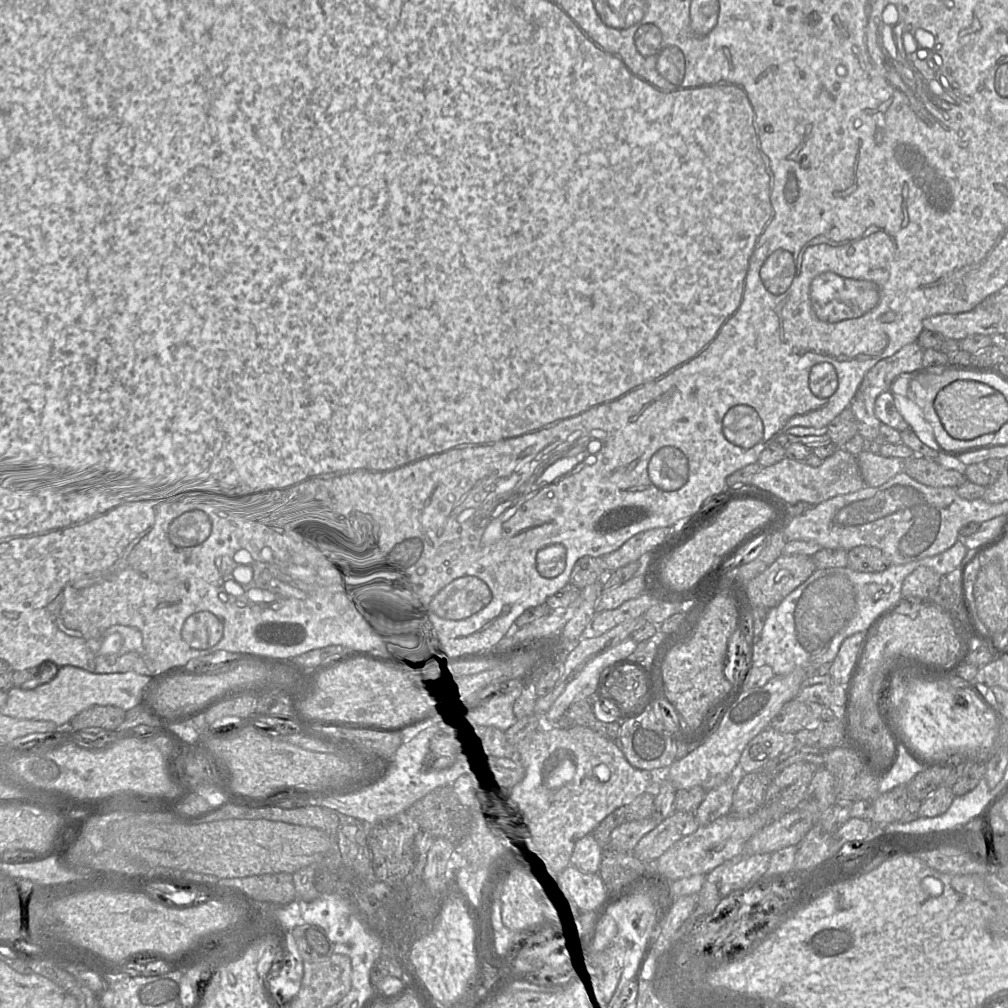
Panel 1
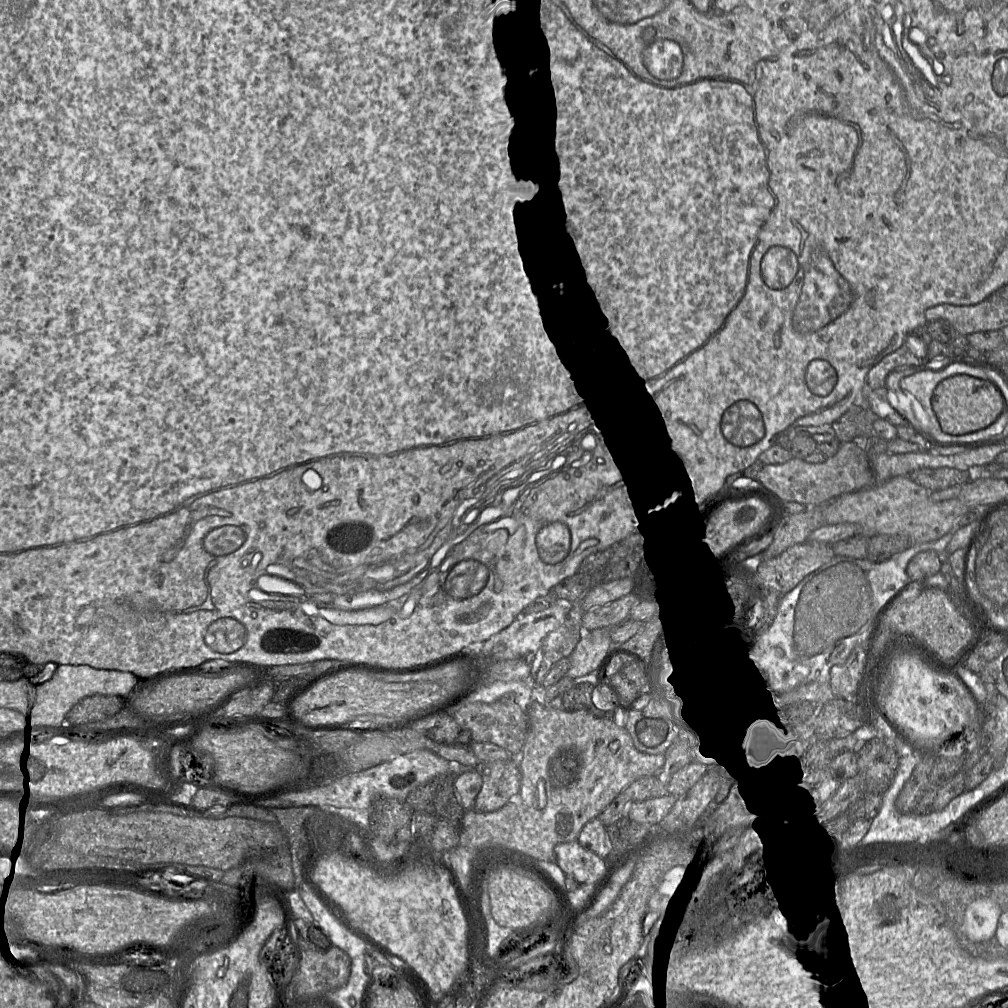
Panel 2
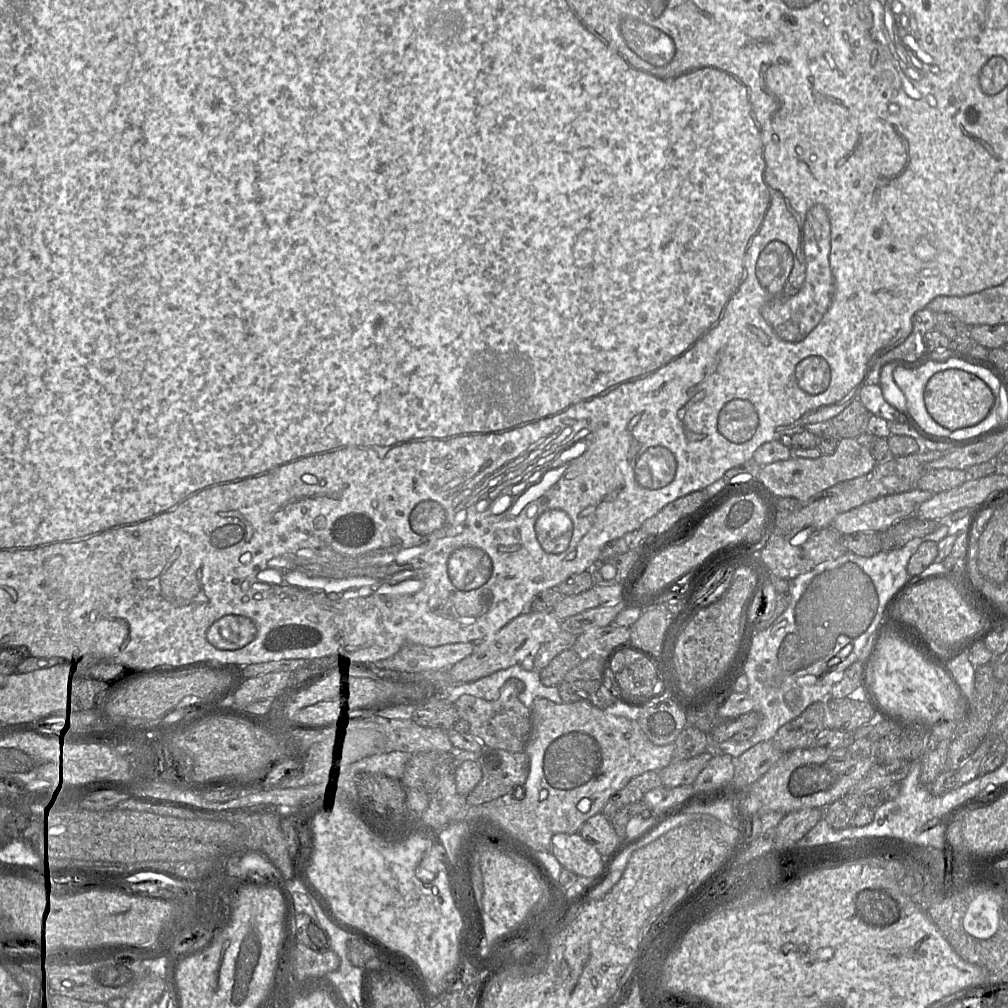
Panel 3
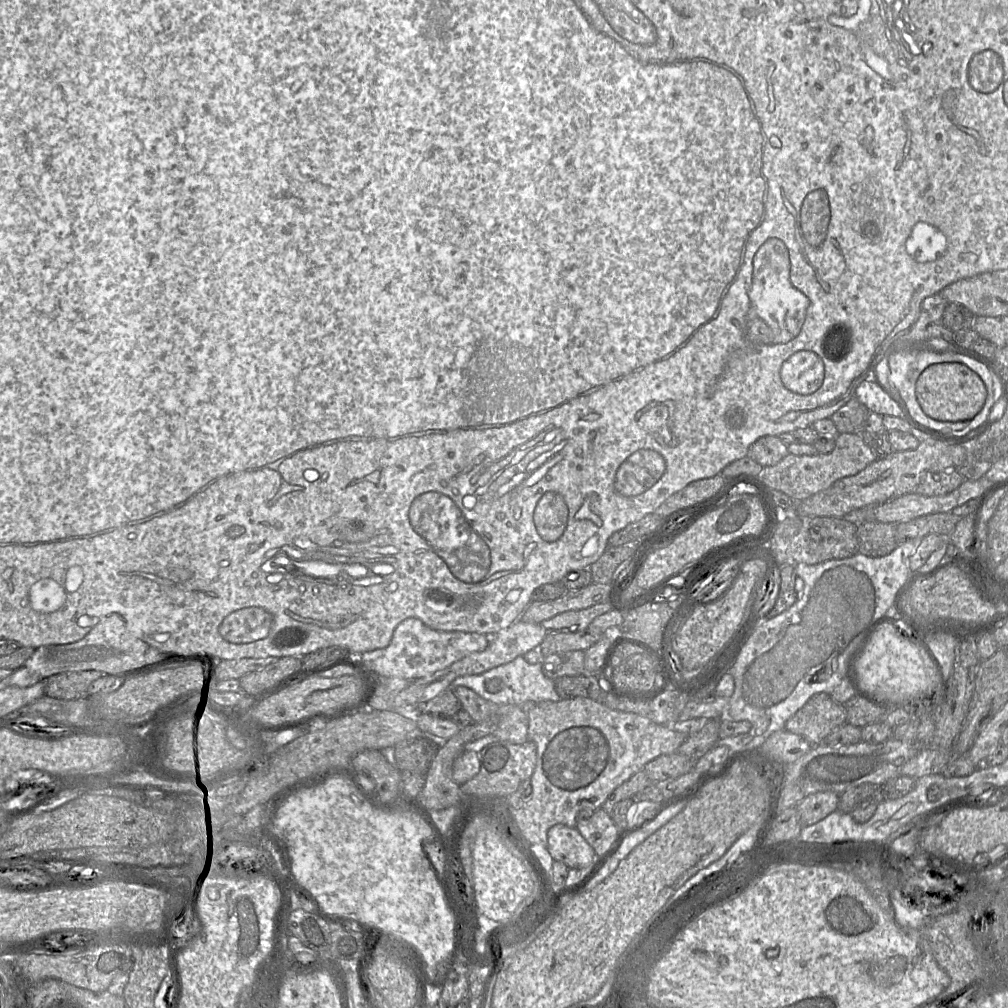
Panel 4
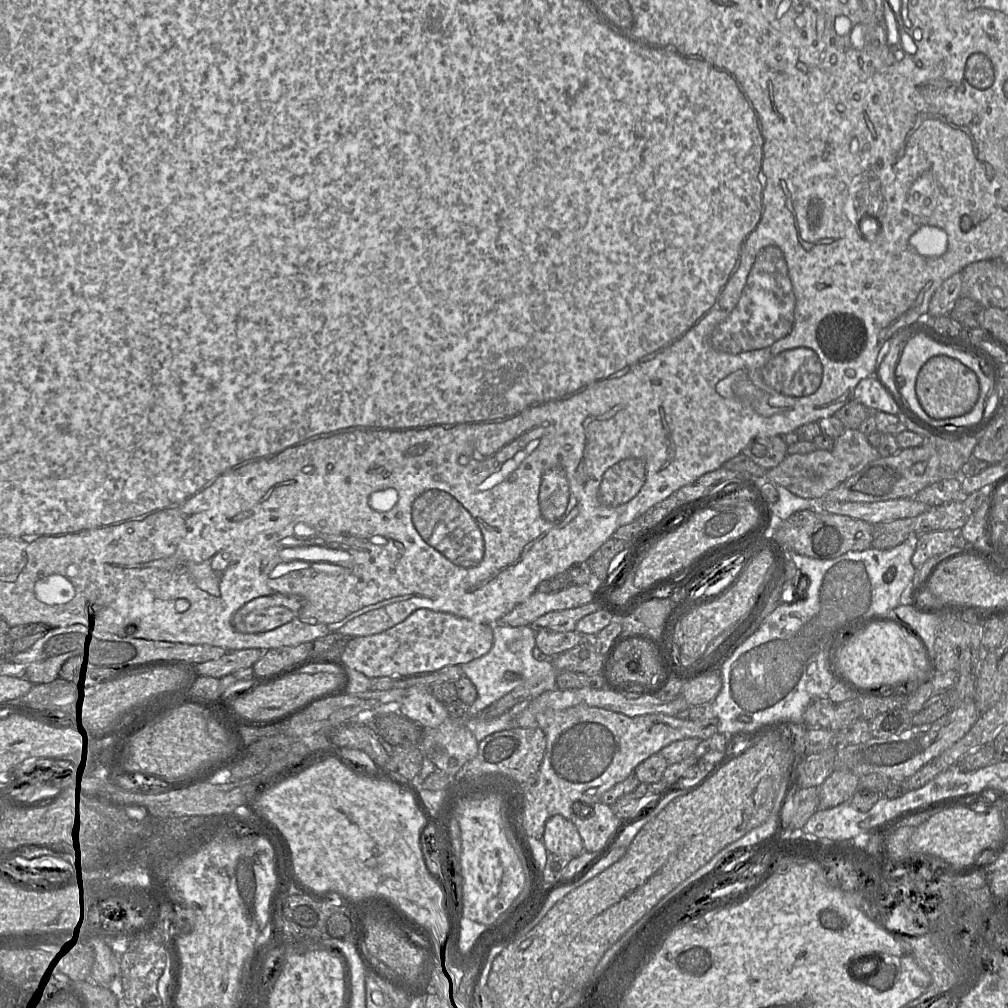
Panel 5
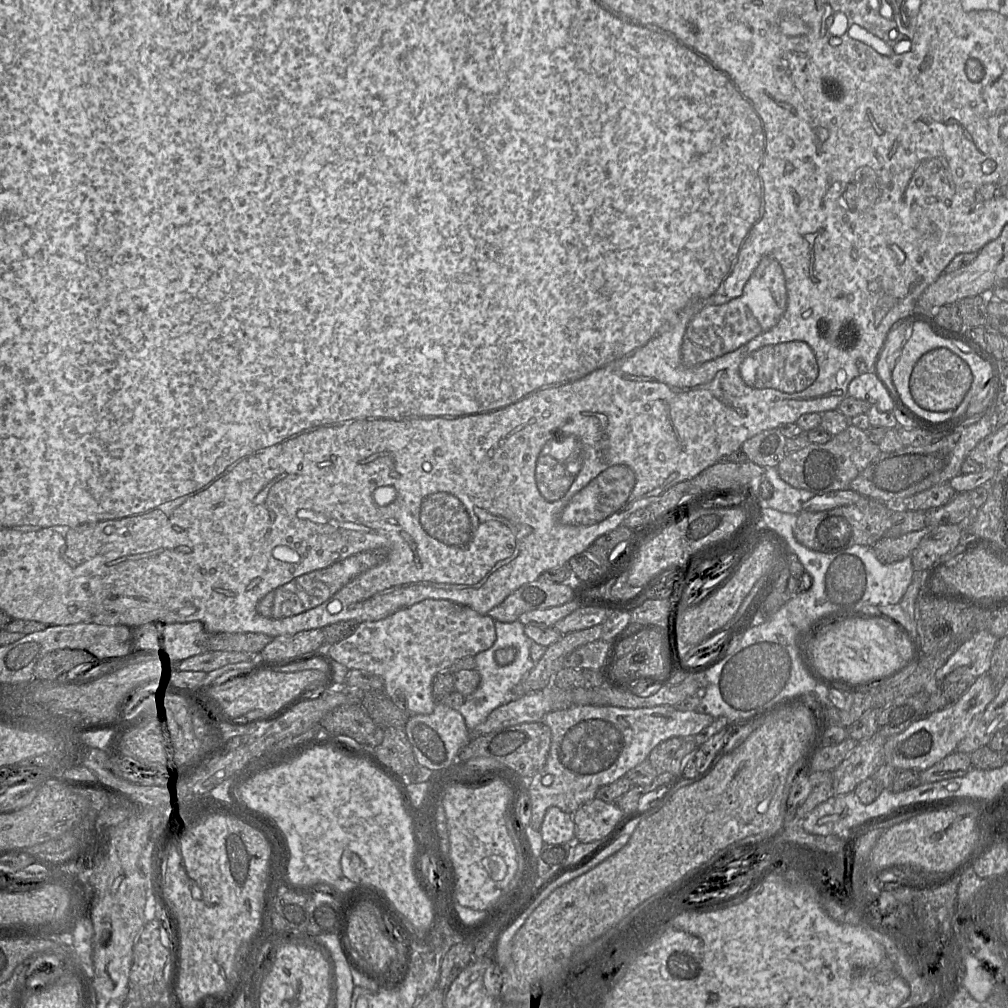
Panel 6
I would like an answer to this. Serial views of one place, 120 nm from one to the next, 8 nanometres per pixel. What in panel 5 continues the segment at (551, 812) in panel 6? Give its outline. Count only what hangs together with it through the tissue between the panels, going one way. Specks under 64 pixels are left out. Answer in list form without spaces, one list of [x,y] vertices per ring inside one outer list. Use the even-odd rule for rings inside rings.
[[[559,814],[547,819],[543,843],[550,853],[560,857],[576,857],[584,852],[584,844],[576,826]]]

